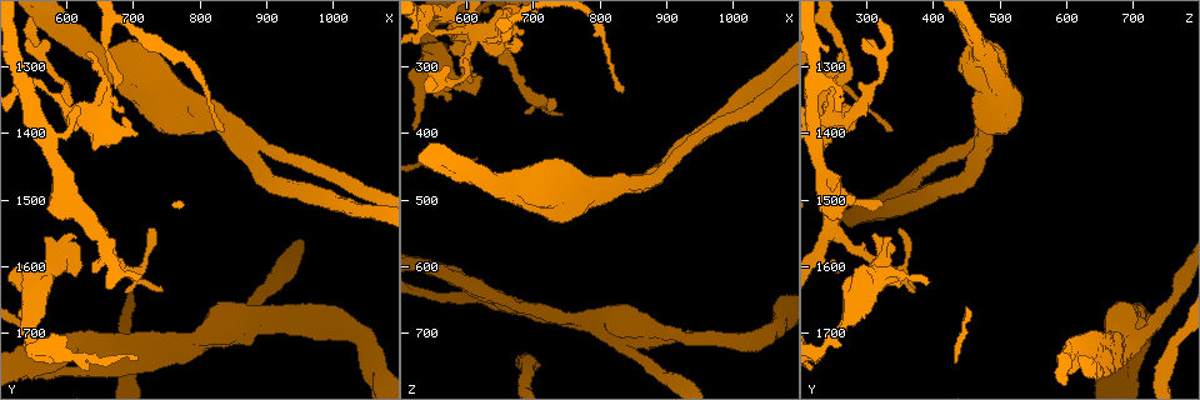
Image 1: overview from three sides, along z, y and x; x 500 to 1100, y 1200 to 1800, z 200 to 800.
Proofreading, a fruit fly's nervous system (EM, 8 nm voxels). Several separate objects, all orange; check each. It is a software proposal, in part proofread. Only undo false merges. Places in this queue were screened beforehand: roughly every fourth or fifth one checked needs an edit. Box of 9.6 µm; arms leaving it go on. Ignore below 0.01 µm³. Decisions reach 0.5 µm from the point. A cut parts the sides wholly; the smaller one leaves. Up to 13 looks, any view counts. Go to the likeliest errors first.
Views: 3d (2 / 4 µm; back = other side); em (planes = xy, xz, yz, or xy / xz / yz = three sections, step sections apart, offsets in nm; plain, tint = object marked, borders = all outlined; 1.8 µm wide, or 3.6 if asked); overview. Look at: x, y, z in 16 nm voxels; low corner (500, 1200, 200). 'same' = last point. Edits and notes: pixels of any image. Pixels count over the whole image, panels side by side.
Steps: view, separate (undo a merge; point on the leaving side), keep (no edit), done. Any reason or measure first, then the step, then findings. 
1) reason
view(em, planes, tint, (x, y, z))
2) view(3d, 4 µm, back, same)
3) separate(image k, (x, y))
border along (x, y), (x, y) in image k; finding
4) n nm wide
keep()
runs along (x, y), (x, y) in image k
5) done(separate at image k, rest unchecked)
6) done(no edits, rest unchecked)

sudden change in width
view(3d, 2 µm, (600, 1575, 325))

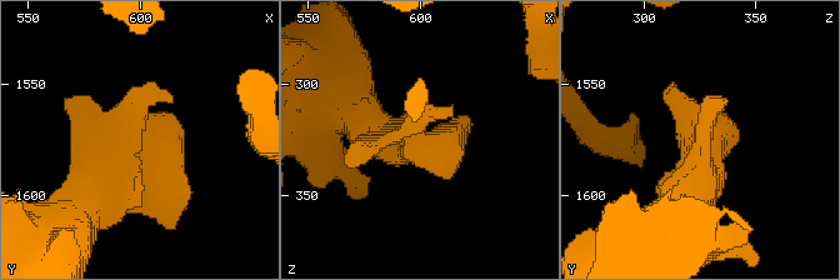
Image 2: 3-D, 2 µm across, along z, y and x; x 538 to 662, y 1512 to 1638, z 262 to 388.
view(em, 3.6 µm, xz, step 8, tint, (598, 1574, 325))

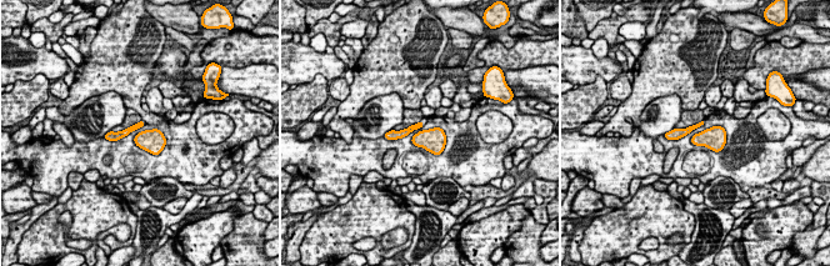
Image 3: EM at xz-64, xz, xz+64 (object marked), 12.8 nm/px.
view(em, 3.6 µm, planes, tint, same)

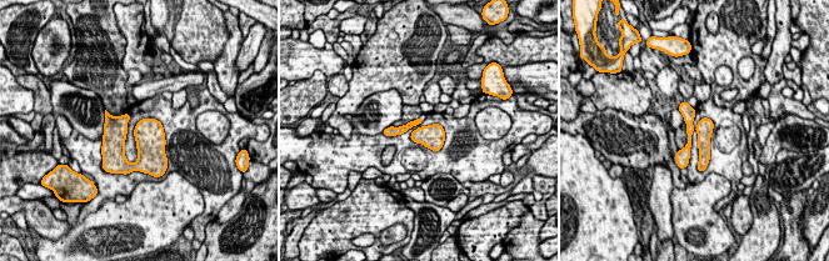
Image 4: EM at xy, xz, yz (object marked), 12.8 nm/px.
keep()
one cell here

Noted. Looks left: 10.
view(3d, 4 µm, (920, 1670, 705))

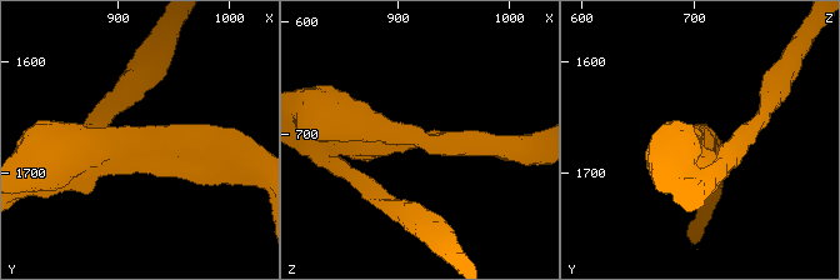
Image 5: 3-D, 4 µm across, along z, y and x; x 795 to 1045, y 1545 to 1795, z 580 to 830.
need the tissue
view(em, xy, step 4, tint, (920, 1670, 702))

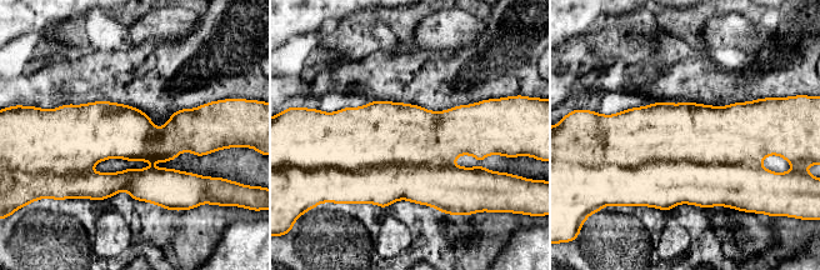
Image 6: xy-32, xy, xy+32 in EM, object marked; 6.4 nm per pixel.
view(em, planes, tint, same)

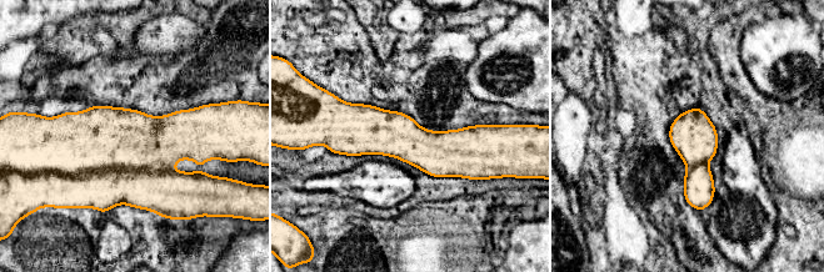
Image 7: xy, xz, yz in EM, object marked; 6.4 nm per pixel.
keep()
runs along (335, 131), (485, 144) in image 7; continuous, no second cell

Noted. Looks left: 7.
two arms at a narrow angle
view(em, xz, step 16, tint, (1075, 1760, 680))

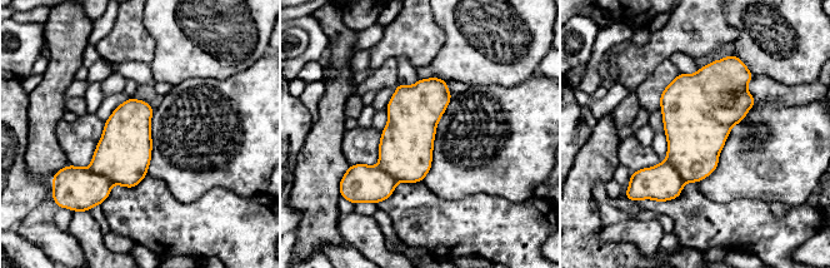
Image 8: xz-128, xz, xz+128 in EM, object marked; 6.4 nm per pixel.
view(em, planes, tint, same)

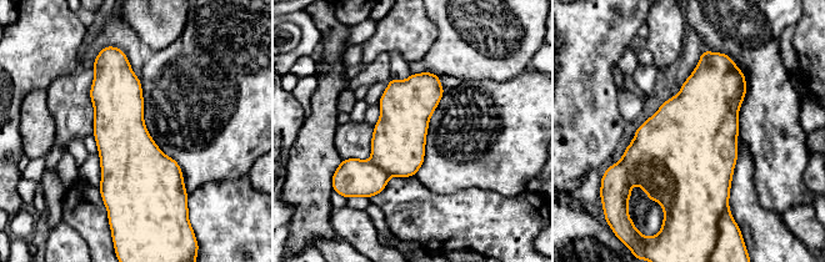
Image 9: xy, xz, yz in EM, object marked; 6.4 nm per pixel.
keep()
one cell here

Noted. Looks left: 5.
sudden change in width
view(em, 3.6 µm, planes, tint, (550, 1680, 265))

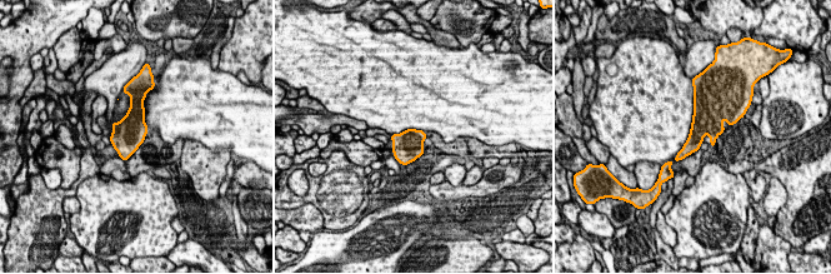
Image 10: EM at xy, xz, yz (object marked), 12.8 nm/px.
keep()
continuous, no second cell

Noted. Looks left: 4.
thick turns thin
view(3d, 4 µm, (665, 1290, 470))

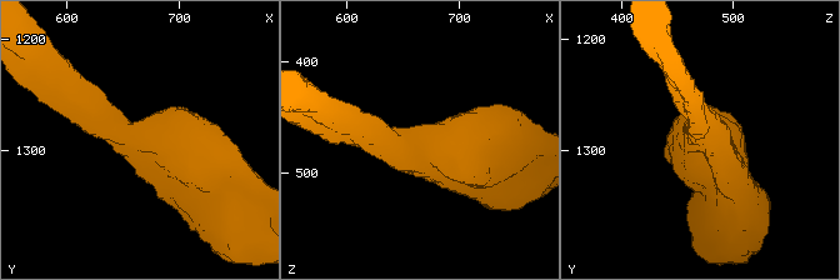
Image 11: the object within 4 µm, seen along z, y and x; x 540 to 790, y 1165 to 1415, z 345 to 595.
view(em, planes, tint, (666, 1288, 474))

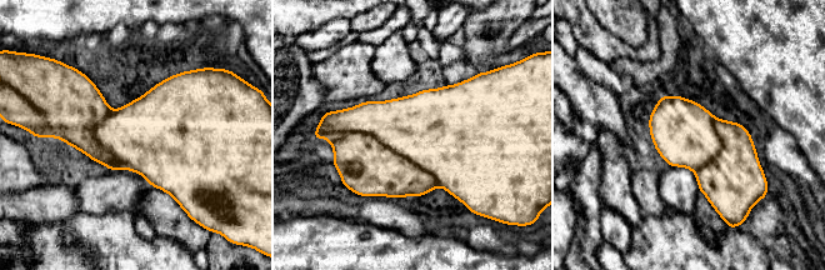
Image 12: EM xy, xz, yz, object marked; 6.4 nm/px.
420 nm wide
separate(image 12, (418, 126))
border along (328, 139), (369, 133), (439, 185) in image 12; two cells meet here

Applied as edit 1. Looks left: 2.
done(separate at image 12, rest unchecked)

